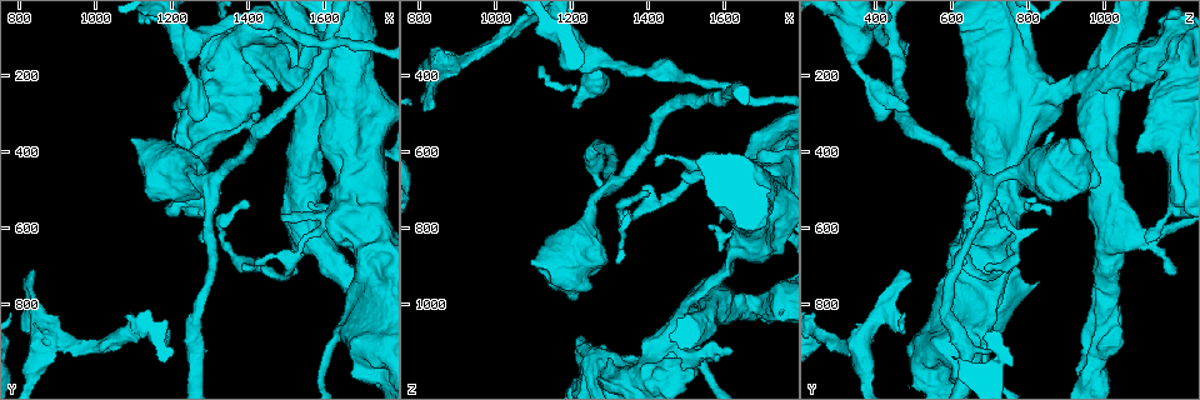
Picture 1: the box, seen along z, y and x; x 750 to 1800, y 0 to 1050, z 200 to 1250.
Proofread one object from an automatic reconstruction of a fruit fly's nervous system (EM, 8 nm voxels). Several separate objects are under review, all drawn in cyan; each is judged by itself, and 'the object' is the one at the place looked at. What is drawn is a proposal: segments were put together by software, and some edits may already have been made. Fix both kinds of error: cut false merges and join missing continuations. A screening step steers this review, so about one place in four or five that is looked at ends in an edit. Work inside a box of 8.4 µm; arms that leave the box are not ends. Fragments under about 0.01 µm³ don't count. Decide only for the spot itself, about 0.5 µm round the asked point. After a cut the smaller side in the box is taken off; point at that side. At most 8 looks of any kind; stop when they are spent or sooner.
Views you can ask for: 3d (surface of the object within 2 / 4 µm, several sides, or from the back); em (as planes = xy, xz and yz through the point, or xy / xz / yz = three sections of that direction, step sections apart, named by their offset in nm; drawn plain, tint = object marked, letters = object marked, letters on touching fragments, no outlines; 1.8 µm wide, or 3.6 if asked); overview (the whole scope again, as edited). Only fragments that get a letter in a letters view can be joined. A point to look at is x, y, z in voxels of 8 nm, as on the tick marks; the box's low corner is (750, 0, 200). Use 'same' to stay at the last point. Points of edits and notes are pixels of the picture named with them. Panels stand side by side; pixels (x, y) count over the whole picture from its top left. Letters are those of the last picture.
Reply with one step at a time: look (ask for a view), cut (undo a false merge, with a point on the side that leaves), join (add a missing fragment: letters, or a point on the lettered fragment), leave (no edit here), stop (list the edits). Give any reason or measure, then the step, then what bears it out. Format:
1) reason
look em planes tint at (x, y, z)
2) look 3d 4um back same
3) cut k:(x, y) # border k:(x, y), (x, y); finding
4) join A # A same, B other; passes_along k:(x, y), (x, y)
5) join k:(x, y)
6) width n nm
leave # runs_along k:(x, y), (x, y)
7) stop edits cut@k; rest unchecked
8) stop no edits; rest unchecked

free end
look 3d 4um at (835, 720, 485)

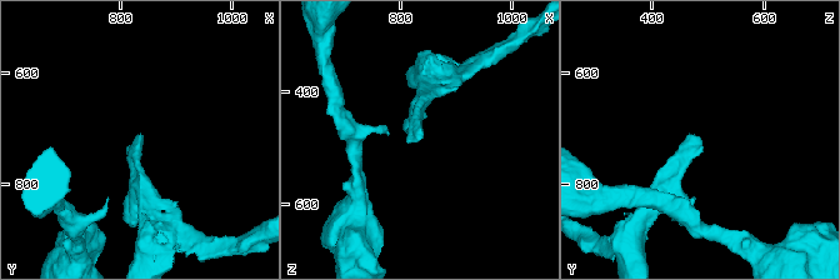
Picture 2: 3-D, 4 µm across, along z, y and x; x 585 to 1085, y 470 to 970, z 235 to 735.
now the EM
look em planes letters at (840, 715, 480)

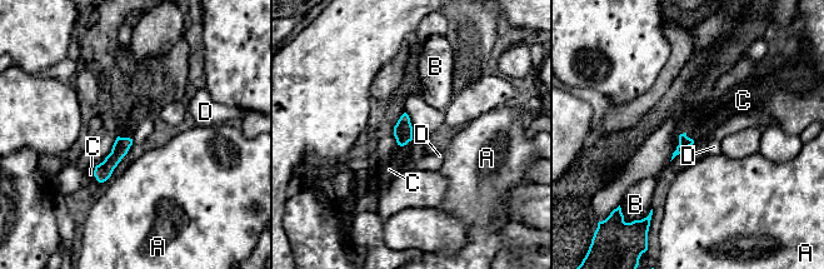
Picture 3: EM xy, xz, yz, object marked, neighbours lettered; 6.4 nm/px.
join C # A other, B other, C same, D other; passes_along 3:(103, 172), (94, 170), (90, 174); it goes on there

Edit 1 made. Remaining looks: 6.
redraw
look overview

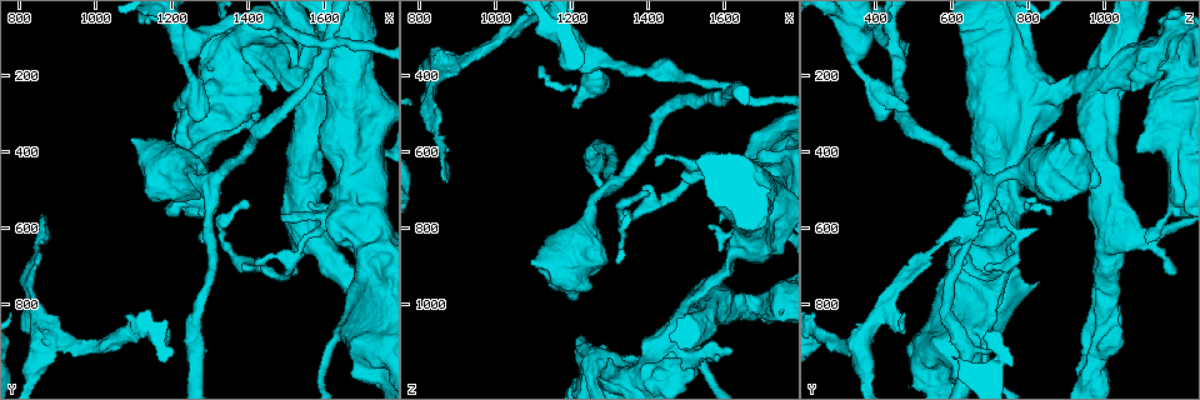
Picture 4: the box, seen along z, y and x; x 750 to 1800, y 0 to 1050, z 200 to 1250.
look em xz step 16 tint at (1600, 125, 445)

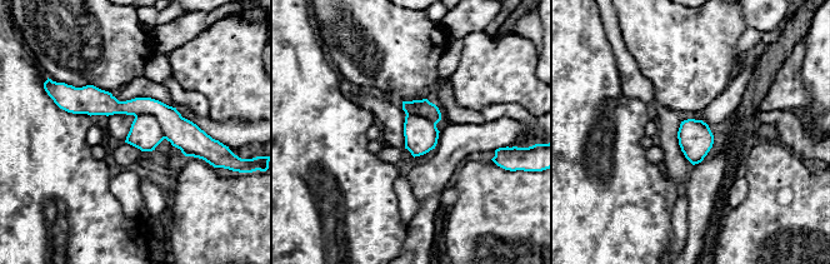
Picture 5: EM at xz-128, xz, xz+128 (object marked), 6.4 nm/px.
what lies round it
look em xz step 16 letters same

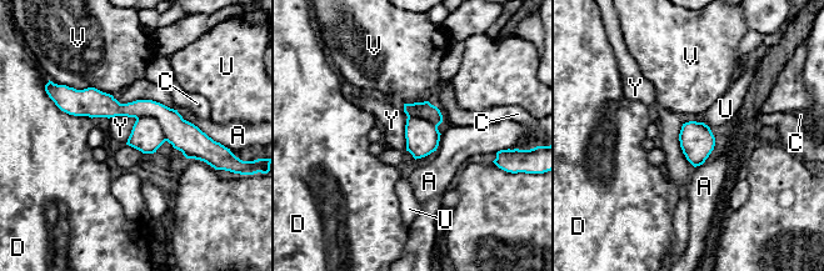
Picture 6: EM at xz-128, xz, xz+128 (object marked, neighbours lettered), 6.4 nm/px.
cut 6:(184, 136) # A other, C other, D other, U other, V other, Y other; part_leaving 6:(65, 108), (154, 109), (201, 156); a second neuron is stuck on

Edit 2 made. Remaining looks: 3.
thin neck
look em 3.6um planes letters at (1575, 230, 950)

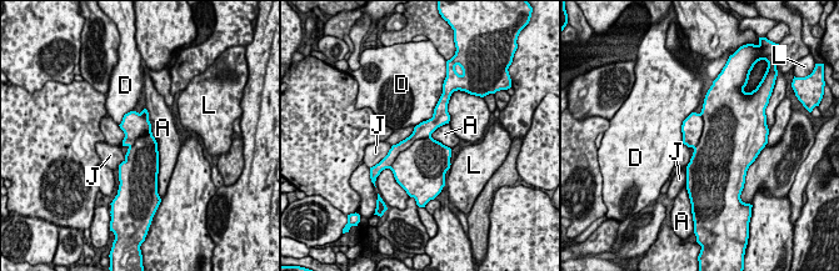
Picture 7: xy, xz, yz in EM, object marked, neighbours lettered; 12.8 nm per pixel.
cut 7:(419, 162) # A other, D other, J other, L other; border 7:(430, 136), (405, 147), (390, 169); two neurons meet here

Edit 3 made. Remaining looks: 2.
stop edits join@3, cut@6, cut@7; rest unchecked

